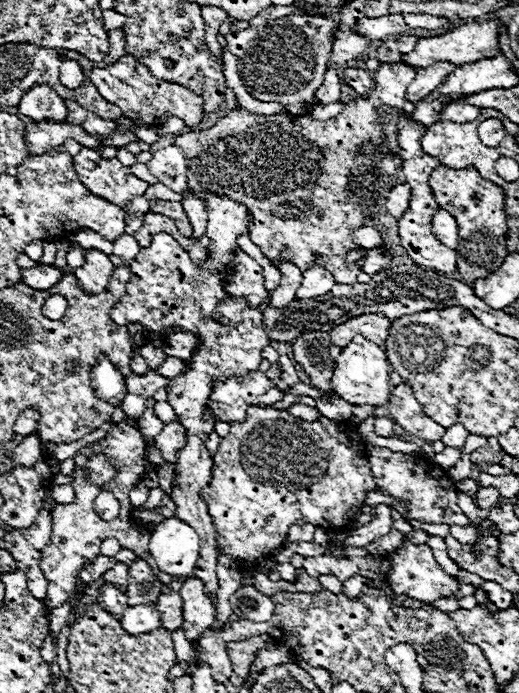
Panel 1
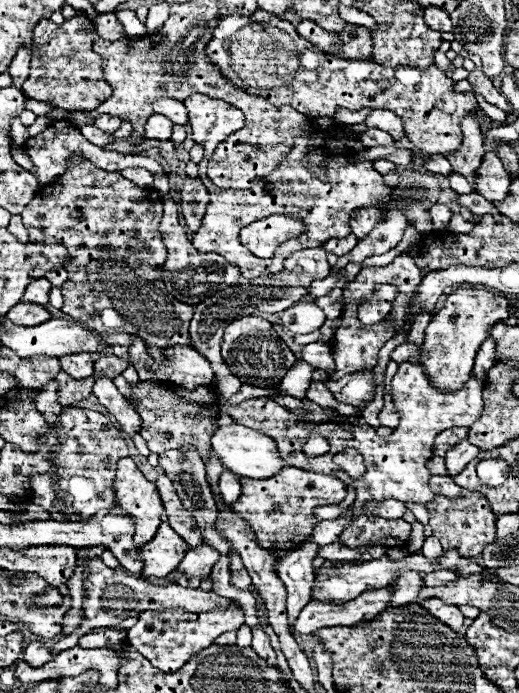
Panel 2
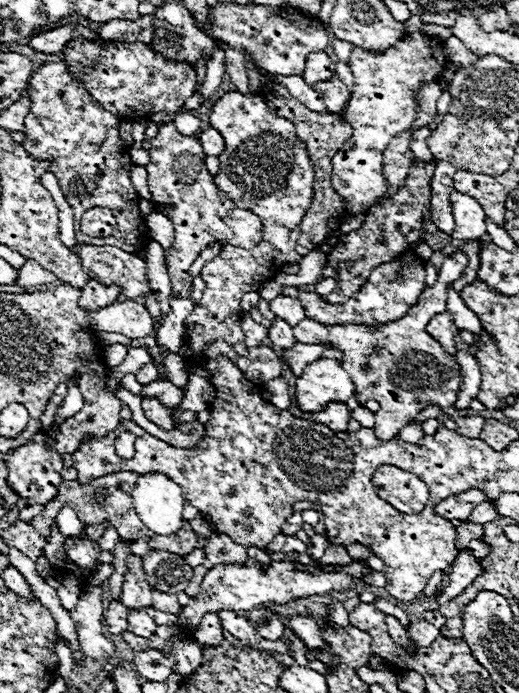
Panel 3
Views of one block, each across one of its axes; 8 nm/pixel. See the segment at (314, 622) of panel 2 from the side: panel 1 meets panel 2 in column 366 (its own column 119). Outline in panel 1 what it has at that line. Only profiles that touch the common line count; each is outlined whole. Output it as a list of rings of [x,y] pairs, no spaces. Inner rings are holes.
[[[102,584],[98,590],[98,604],[118,620],[122,618],[124,610],[128,608],[126,600],[128,600],[126,594],[118,592],[118,588],[114,588],[112,584]]]

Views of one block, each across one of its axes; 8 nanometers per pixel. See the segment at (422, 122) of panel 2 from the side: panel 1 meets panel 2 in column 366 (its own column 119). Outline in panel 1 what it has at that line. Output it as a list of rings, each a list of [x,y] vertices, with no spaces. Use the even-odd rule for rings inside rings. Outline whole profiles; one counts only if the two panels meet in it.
[[[122,56],[118,62],[106,66],[106,68],[92,68],[88,72],[88,78],[94,82],[102,98],[110,100],[112,104],[118,104],[122,114],[126,114],[136,124],[148,124],[152,128],[158,128],[162,122],[166,122],[170,116],[182,118],[188,128],[194,128],[204,118],[204,100],[194,90],[170,84],[164,80],[158,80],[150,74],[150,70],[136,62],[132,56]]]

